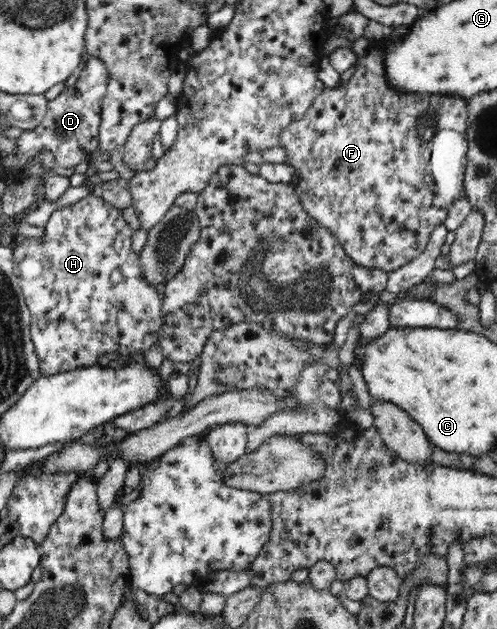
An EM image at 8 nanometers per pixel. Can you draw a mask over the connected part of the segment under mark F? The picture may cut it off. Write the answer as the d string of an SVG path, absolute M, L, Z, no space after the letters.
M397 26L387 30L386 36L378 43L372 44L365 55L358 58L357 68L351 79L335 88L325 88L321 94L317 95L313 105L307 110L303 118L291 122L289 126L279 136L279 146L286 150L288 159L285 163L293 165L297 176L291 180L293 190L297 197L301 199L305 210L321 225L328 228L337 238L337 241L344 248L347 256L357 266L366 266L371 269L383 270L386 273L393 272L401 268L404 264L411 262L421 254L429 243L433 229L443 224L447 213L455 200L464 194L464 174L466 171L468 142L466 136L468 111L465 99L447 95L419 95L410 93L401 95L395 87L391 87L386 80L386 70L384 70L384 52L380 44L389 37L403 38L409 34L409 27Z

